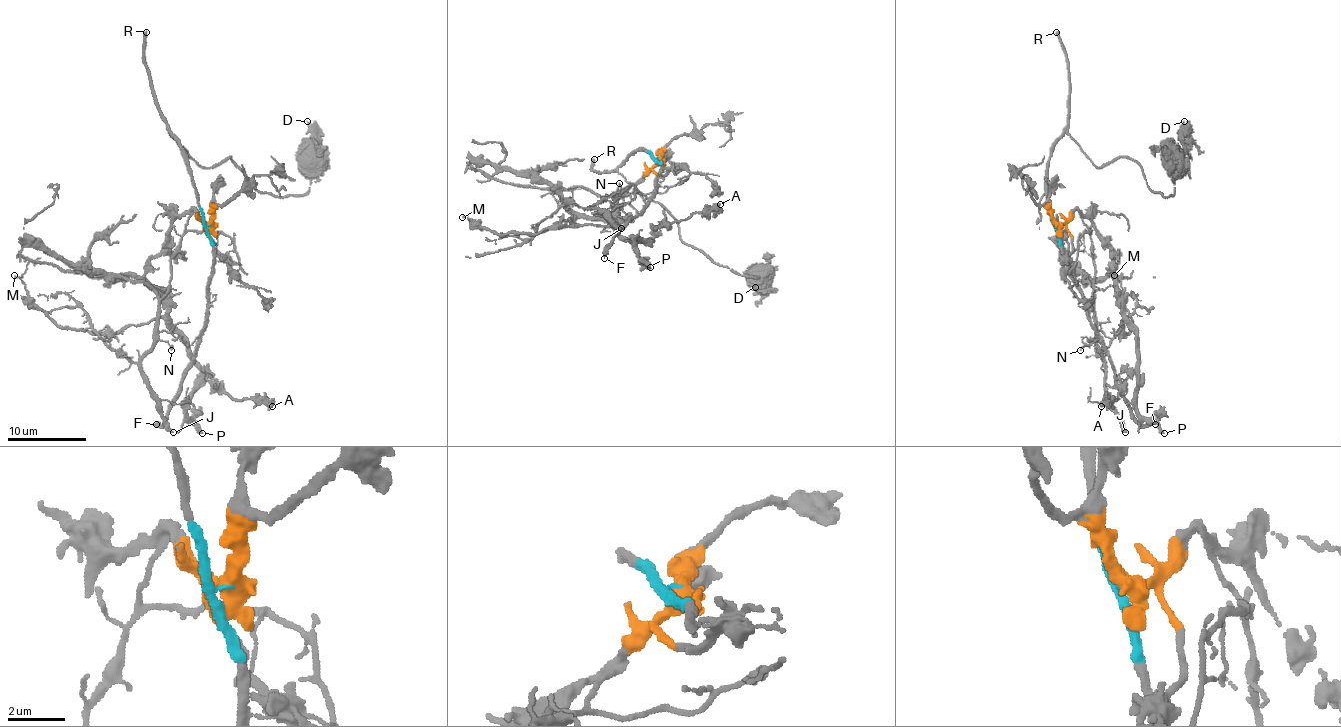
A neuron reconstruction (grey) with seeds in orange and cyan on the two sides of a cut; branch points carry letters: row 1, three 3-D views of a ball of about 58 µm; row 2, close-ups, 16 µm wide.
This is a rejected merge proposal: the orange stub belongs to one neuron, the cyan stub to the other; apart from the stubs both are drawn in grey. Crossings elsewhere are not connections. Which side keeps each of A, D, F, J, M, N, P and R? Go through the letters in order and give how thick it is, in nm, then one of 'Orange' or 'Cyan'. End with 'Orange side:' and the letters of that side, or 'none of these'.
A: Thickness 360 nm. Orange
D: Thickness 200 nm. Cyan
F: Thickness 360 nm. Cyan
J: Thickness 320 nm. Orange
M: Thickness 140 nm. Orange
N: Thickness 130 nm. Orange
P: Thickness 380 nm. Orange
R: Thickness 320 nm. Cyan
Orange side: A, J, M, N, P

